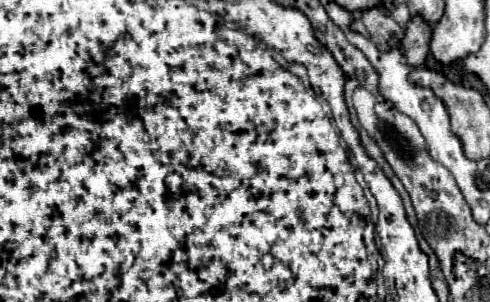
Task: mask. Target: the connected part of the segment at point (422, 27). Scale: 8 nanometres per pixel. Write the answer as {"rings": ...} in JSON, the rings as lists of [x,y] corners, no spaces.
{"rings":[[[416,15],[408,21],[406,37],[402,39],[402,47],[404,47],[404,55],[408,59],[408,65],[416,67],[426,61],[430,37],[432,37],[432,27],[420,15]]]}

